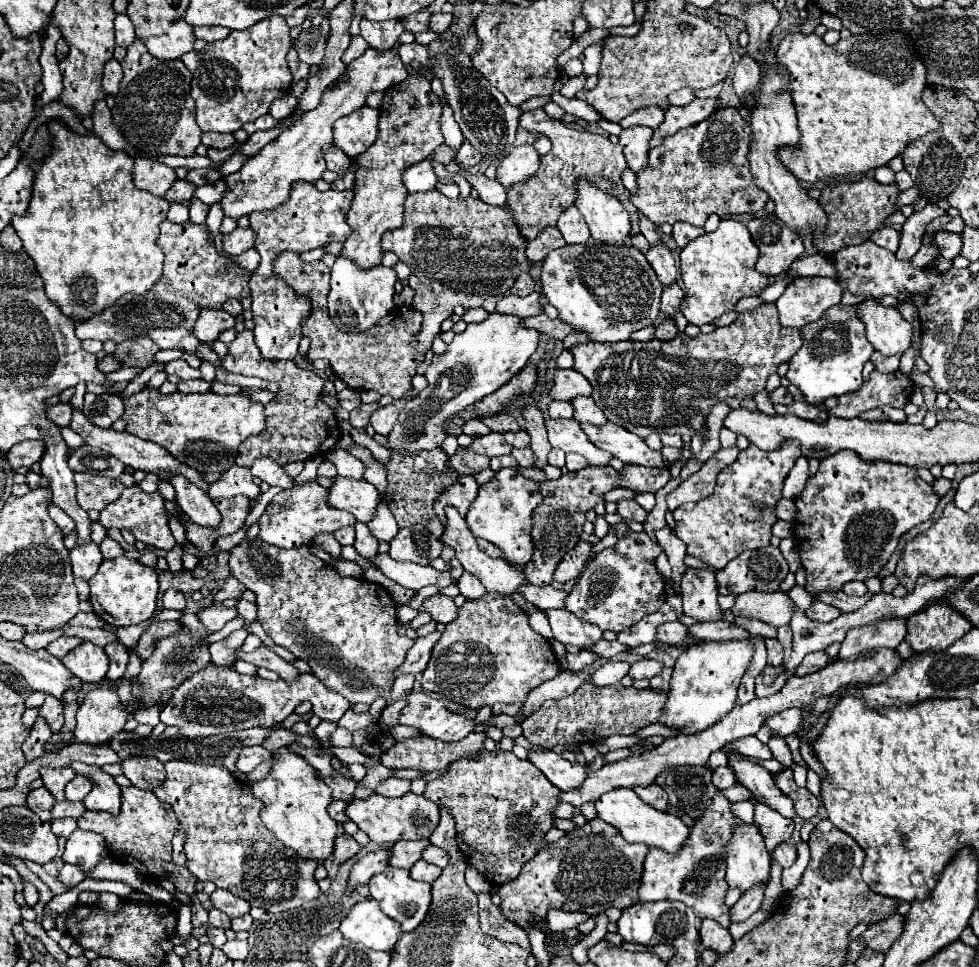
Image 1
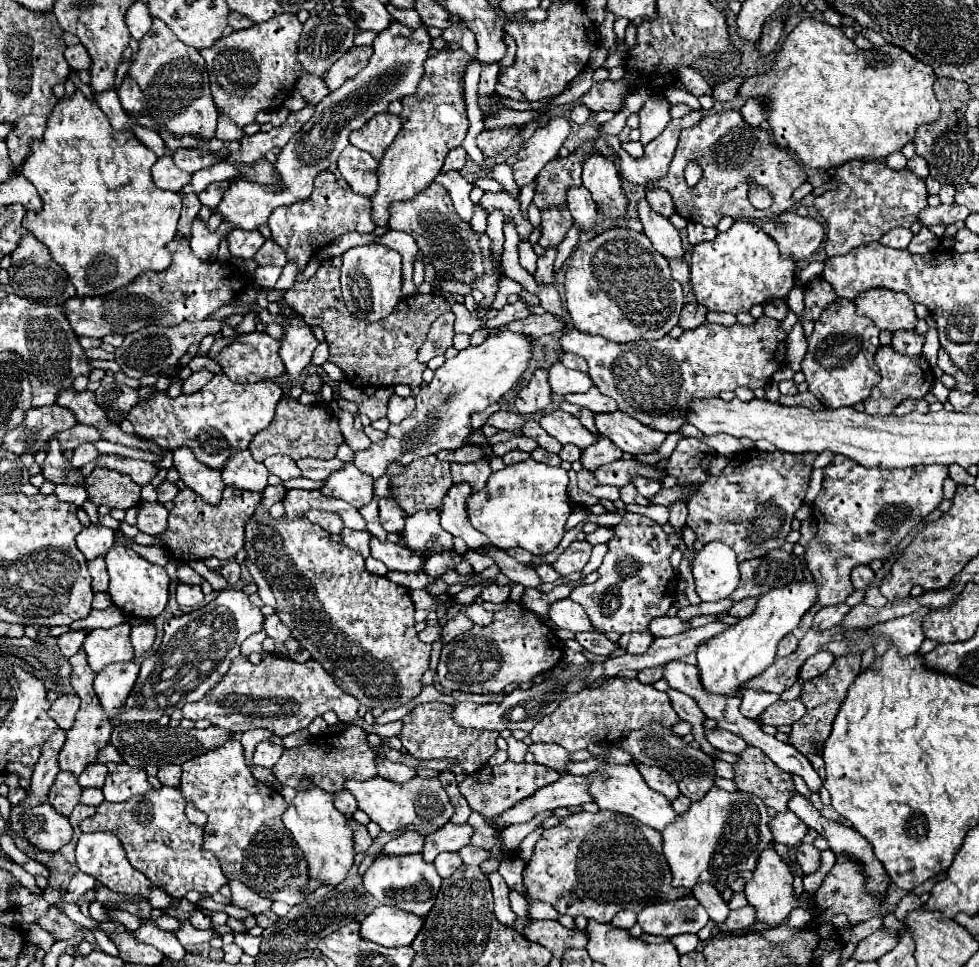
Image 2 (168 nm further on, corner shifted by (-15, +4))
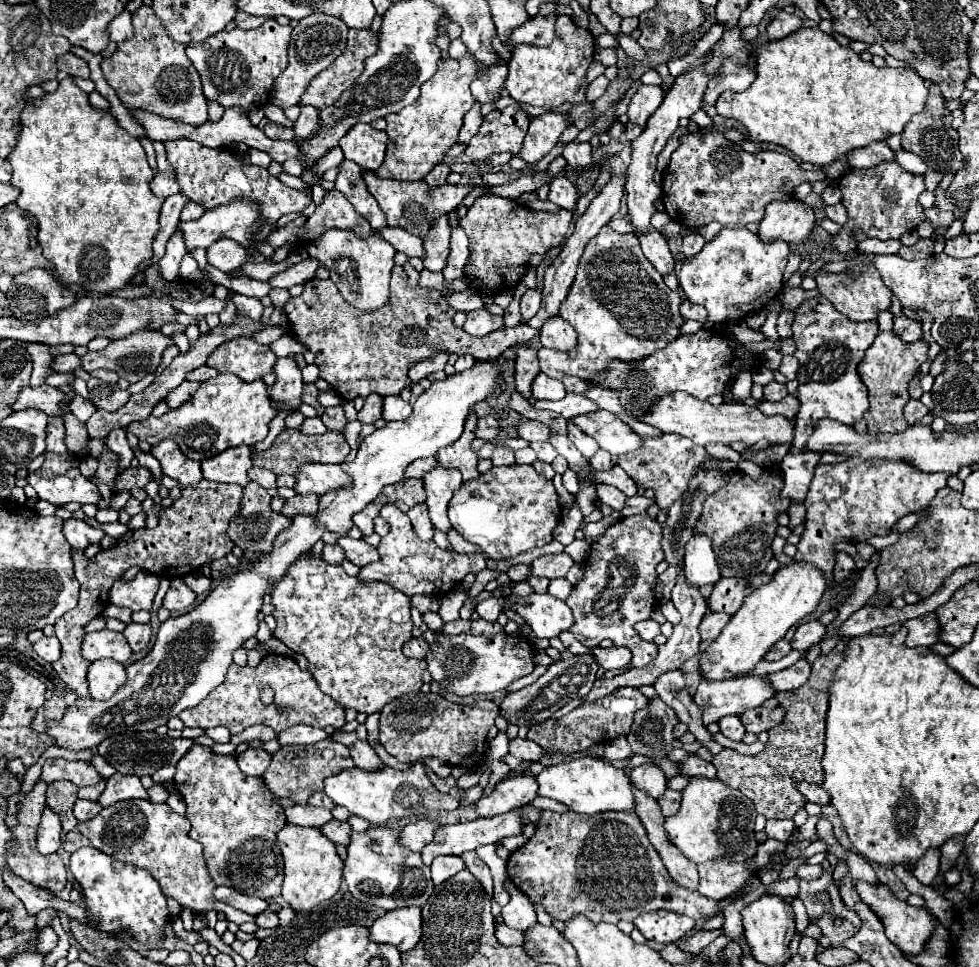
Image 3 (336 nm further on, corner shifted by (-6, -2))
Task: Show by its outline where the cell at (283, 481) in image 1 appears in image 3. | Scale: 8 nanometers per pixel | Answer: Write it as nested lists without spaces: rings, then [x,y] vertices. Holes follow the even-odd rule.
[[[253,467],[249,471],[249,477],[259,483],[261,487],[269,489],[269,487],[277,487],[277,475],[273,471],[267,471],[267,469],[261,469],[261,467]]]

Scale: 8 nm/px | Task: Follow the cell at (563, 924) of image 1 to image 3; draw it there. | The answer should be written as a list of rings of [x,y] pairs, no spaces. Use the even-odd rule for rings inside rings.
[[[509,879],[503,881],[505,891],[511,895],[511,901],[503,907],[501,915],[507,927],[511,929],[521,929],[527,931],[529,927],[533,927],[533,923],[537,921],[537,911],[535,905],[527,899],[527,895],[523,895]]]

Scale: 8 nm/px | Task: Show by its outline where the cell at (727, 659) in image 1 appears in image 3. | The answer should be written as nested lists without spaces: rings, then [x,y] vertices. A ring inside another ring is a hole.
[[[793,563],[781,567],[773,581],[755,589],[743,607],[731,617],[731,621],[723,627],[721,635],[699,655],[699,671],[701,677],[707,681],[723,681],[747,675],[763,657],[765,653],[785,637],[791,625],[799,623],[805,615],[813,613],[821,595],[825,593],[827,583],[825,577],[815,565],[811,563]]]

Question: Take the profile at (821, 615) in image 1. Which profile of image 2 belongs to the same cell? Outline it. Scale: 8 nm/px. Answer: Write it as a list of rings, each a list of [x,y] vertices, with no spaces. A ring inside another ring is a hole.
[[[838,603],[838,605],[830,605],[830,607],[822,607],[816,615],[814,615],[814,621],[812,621],[812,629],[816,631],[826,631],[826,629],[832,629],[836,625],[842,623],[842,619],[846,617],[846,613],[850,611],[850,607],[846,603]]]

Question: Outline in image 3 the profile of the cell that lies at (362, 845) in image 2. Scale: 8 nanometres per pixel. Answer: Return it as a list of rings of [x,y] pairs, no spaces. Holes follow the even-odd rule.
[[[331,819],[329,823],[325,823],[325,825],[321,827],[321,831],[323,831],[323,835],[327,835],[333,843],[345,845],[345,847],[347,847],[347,843],[351,841],[351,833],[353,833],[349,823],[343,823],[343,821],[337,821],[337,819]]]

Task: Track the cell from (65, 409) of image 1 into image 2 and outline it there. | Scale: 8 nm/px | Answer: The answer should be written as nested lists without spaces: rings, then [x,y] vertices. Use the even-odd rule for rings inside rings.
[[[56,403],[46,407],[30,407],[26,411],[24,421],[16,429],[4,435],[2,445],[14,455],[22,455],[22,453],[36,455],[42,447],[36,443],[46,443],[50,435],[70,429],[74,425],[76,419],[72,417],[72,413],[68,413],[68,409]]]

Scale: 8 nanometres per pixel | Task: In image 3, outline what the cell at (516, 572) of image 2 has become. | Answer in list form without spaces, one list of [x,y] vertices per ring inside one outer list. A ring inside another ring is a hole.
[[[451,529],[451,531],[447,533],[447,539],[449,539],[449,543],[453,545],[453,549],[455,549],[457,553],[479,553],[479,555],[483,555],[483,551],[479,551],[479,547],[475,547],[475,545],[469,543],[469,541],[465,541],[455,529]]]

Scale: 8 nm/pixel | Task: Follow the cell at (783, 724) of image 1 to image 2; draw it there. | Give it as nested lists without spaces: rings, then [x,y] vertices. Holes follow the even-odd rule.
[[[800,699],[794,701],[776,701],[774,705],[770,705],[764,713],[762,713],[762,723],[764,725],[792,725],[794,721],[798,721],[800,717],[804,717],[804,705]]]

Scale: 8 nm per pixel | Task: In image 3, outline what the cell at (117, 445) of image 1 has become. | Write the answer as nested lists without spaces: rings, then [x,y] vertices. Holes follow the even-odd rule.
[[[41,385],[41,387],[25,387],[19,393],[19,399],[13,403],[15,411],[21,409],[39,409],[45,411],[51,417],[61,417],[63,419],[63,409],[59,407],[59,403],[65,399],[65,393],[59,391],[57,387],[49,387],[49,385]]]

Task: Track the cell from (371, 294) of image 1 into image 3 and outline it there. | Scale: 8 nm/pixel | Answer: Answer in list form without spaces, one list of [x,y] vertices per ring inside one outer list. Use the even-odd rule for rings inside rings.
[[[327,231],[321,239],[309,243],[305,249],[311,257],[323,261],[325,269],[329,269],[331,273],[331,281],[337,285],[343,299],[359,311],[375,311],[383,307],[383,303],[387,303],[391,269],[395,265],[395,249],[379,235],[359,239],[351,231]]]

